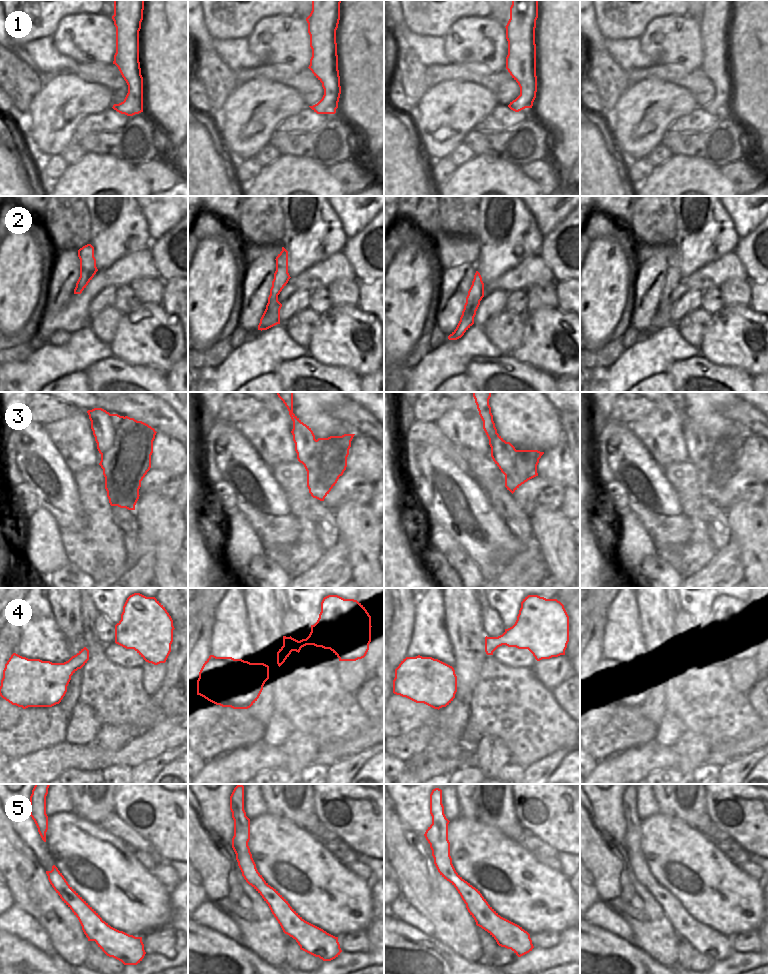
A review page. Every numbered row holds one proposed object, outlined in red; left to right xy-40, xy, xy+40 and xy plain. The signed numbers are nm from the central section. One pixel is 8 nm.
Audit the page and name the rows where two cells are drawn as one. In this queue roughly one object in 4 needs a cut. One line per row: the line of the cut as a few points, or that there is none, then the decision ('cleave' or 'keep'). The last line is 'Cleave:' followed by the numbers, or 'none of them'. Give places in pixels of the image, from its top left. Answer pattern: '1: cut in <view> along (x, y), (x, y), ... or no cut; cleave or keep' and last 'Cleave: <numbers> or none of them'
1: no cut; keep
2: no cut; keep
3: cut in xy-40 along (124, 417), (117, 427), (117, 436), (114, 444), (101, 454); cleave
4: no cut; keep
5: no cut; keep
Cleave: 3

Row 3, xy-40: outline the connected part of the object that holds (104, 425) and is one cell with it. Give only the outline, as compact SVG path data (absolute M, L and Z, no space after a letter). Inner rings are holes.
M102 408L87 411L91 421L91 429L100 454L104 454L113 447L117 437L117 427L124 416L110 414Z

